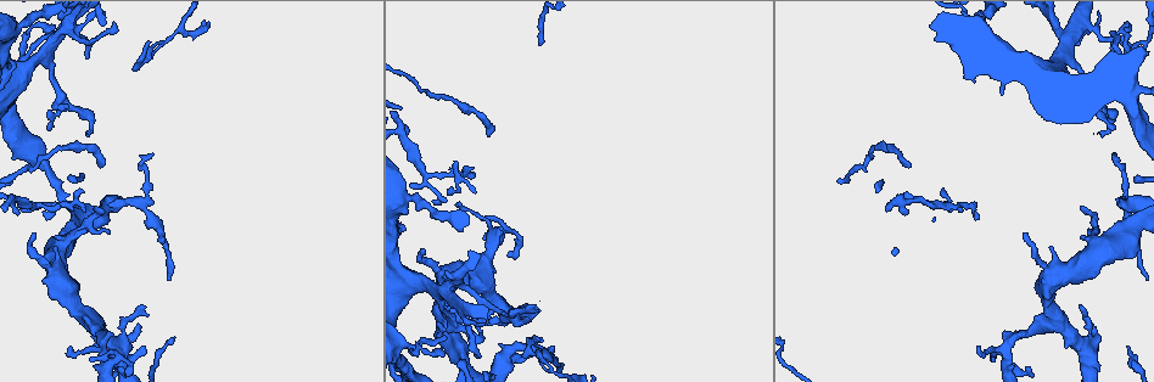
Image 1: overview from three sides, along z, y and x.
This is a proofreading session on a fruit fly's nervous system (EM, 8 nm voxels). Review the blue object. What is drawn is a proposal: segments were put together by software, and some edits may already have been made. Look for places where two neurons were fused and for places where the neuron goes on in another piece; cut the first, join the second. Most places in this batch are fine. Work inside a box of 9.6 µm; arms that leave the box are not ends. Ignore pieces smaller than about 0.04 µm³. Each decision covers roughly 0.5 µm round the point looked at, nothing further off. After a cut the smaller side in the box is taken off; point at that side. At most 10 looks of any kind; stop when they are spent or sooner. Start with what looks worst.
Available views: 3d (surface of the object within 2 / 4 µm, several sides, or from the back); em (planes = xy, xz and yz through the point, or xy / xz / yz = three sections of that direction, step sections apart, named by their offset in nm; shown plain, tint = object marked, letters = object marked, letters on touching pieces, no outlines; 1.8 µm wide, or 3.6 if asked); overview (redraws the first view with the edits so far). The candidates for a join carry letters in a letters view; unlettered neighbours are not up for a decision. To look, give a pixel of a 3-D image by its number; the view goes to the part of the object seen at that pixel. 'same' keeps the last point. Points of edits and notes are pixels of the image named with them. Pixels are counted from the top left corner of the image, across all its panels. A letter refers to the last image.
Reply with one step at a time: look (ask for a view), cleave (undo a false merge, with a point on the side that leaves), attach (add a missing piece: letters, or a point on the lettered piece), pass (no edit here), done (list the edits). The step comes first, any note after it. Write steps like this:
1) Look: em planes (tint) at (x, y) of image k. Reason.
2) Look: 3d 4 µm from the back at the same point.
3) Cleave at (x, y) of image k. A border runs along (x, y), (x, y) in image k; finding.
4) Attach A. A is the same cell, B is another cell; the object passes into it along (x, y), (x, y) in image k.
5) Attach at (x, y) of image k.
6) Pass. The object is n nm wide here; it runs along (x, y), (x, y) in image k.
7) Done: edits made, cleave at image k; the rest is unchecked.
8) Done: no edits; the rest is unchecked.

Look: em planes (letters) at (480, 218) of image 1. An open end.

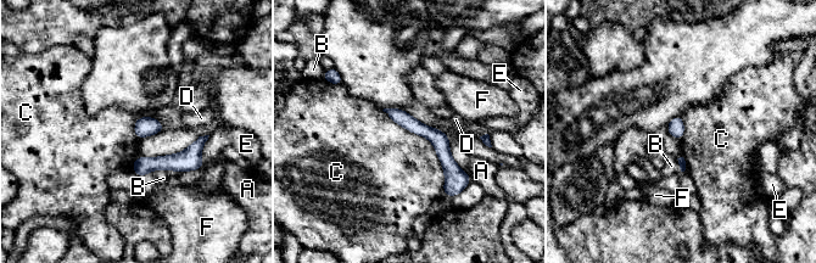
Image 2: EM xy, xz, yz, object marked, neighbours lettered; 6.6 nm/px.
Pass. The object is 100 nm wide here; A, B, C, D, E and F are other cells; a border runs along (381, 110), (431, 143), (443, 194) in image 2; no lettered piece goes on from it.

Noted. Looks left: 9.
Look: em planes (letters) at (528, 319) of image 1. Free end.

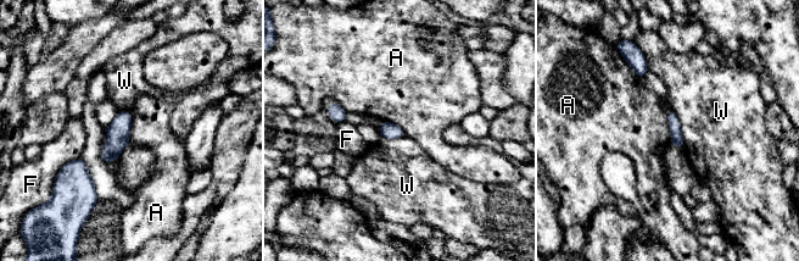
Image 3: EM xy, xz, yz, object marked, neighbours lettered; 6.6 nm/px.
Pass. A, F and W are other cells; none of them fits.

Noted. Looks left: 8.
Look: em planes (letters) at (88, 131) of image 1. An open end.

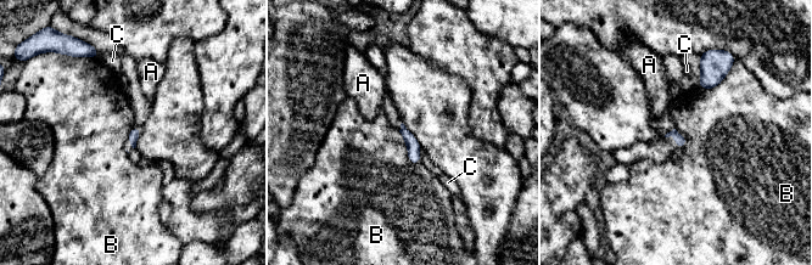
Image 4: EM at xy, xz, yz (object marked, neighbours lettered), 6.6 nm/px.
Pass. The longest contact is with B, 280 nm; A, B and C are other cells; a border runs along (397, 129), (407, 158), (419, 164) in image 4; none of them fits.

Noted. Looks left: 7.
Look: em planes (plain) at (89, 57) of image 1. Free end.

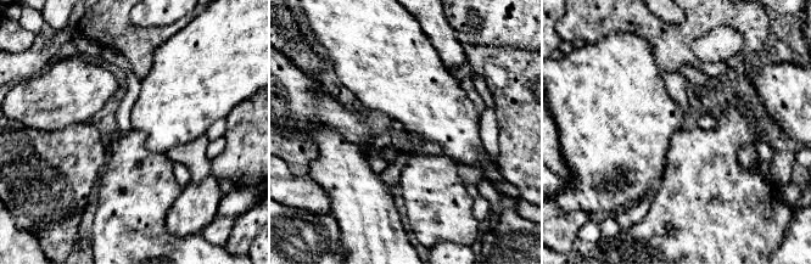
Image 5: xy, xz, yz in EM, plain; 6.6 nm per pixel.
Look: em planes (letters) at the same point. See the neighbours.

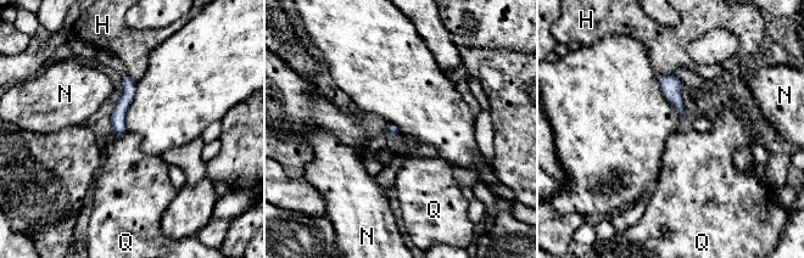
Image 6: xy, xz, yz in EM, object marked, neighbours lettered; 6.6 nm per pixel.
Pass. H, N and Q are other cells; a border runs along (127, 132), (116, 138) in image 6; no lettered piece goes on from it.

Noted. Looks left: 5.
Done: no edits; the rest is unchecked.

